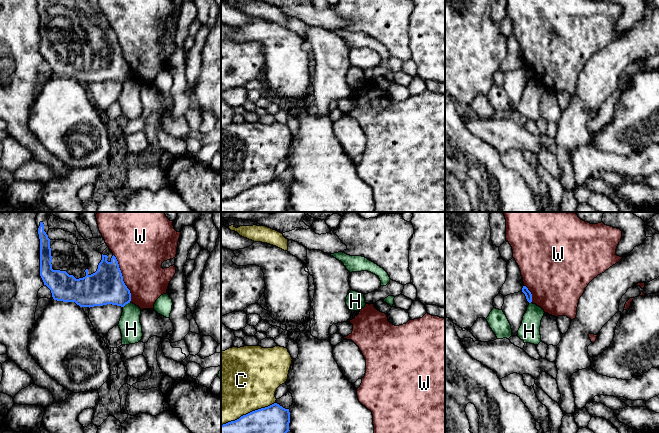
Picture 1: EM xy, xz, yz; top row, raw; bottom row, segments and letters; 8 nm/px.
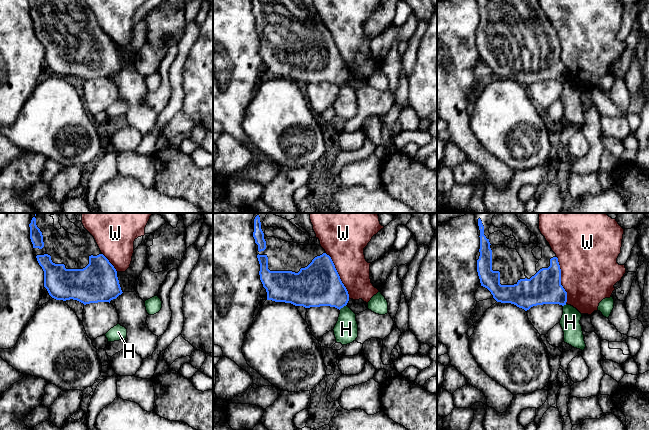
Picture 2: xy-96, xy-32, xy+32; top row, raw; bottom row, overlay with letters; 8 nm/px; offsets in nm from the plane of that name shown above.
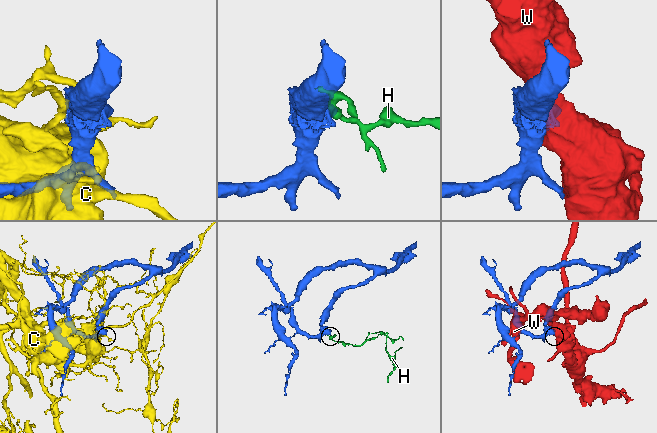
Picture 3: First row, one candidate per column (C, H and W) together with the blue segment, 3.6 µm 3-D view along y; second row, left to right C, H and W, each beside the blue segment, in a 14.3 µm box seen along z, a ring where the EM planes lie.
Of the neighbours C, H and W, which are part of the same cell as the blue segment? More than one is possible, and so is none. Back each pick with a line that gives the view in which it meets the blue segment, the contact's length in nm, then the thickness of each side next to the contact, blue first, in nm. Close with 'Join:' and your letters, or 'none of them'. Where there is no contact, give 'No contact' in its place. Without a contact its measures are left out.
Join: none of them

